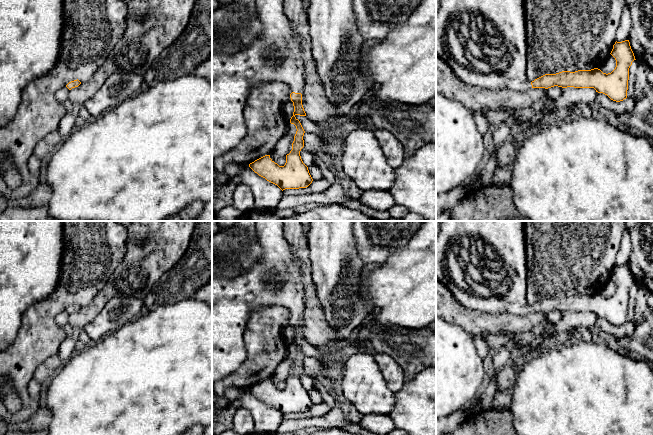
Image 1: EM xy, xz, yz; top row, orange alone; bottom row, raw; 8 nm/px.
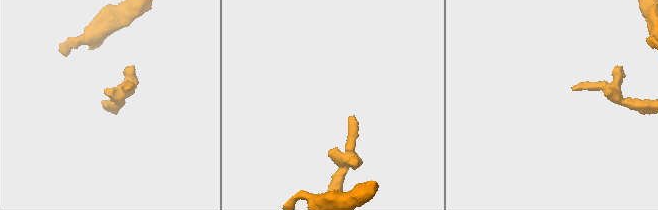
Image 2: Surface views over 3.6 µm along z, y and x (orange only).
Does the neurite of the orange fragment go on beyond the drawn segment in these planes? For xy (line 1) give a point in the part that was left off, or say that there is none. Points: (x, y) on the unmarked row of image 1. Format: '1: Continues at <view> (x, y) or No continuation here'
1: No continuation here

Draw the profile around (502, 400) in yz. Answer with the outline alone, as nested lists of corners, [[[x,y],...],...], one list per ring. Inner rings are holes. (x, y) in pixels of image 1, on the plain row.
[[[497,390],[493,401],[492,408],[496,410],[509,409],[512,402],[512,395],[505,390]]]

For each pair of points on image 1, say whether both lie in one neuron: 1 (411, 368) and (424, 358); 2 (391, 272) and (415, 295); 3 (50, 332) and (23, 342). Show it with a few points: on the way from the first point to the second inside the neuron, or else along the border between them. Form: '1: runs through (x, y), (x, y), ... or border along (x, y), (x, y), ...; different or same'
1: runs through (414, 365), (421, 358); same
2: runs through (397, 278), (409, 289); same
3: runs through (43, 337), (30, 342); same

